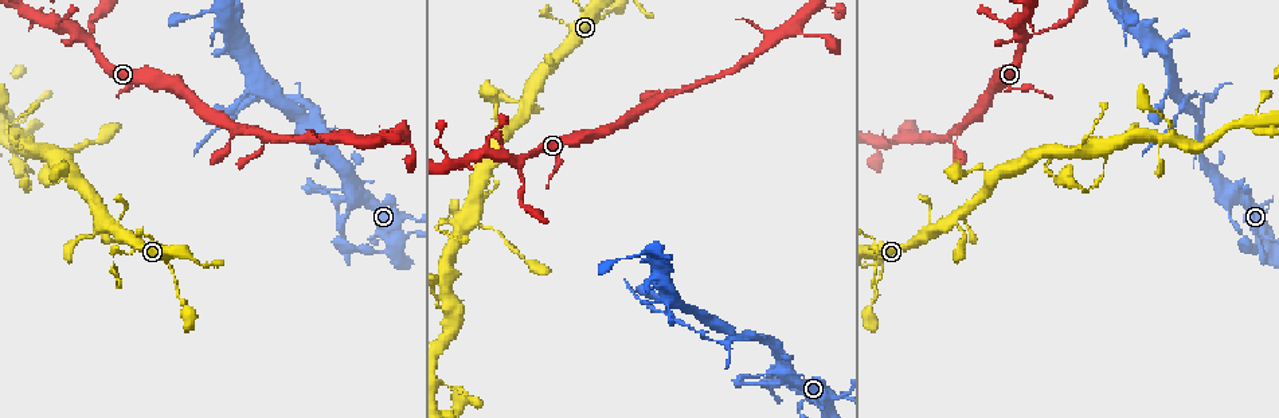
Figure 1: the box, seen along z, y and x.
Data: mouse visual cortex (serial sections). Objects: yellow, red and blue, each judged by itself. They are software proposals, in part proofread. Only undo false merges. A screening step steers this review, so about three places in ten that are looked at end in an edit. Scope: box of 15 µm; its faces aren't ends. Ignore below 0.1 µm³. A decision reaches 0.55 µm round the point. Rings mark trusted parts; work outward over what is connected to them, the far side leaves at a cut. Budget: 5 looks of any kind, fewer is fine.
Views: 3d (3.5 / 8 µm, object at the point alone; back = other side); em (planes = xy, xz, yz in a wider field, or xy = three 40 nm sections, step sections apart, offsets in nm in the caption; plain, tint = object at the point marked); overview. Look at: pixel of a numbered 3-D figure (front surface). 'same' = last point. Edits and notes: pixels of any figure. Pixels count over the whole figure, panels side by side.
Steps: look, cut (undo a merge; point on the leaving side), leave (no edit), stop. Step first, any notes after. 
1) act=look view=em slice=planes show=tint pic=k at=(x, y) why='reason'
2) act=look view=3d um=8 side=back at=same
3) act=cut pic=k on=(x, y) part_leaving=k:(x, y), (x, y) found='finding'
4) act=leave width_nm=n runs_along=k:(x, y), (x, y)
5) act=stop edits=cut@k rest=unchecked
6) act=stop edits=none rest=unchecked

act=look view=3d um=3.5 side=back pic=1 at=(361, 197) why='branch point'

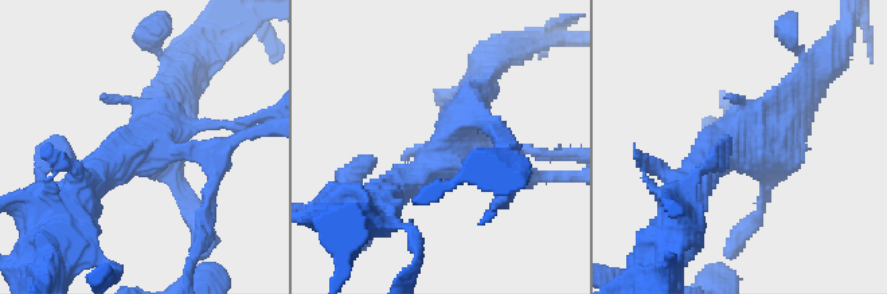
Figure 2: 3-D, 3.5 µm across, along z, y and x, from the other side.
act=look view=em slice=xy step=5 show=tint pic=2 at=(442, 156) why='need the tissue'

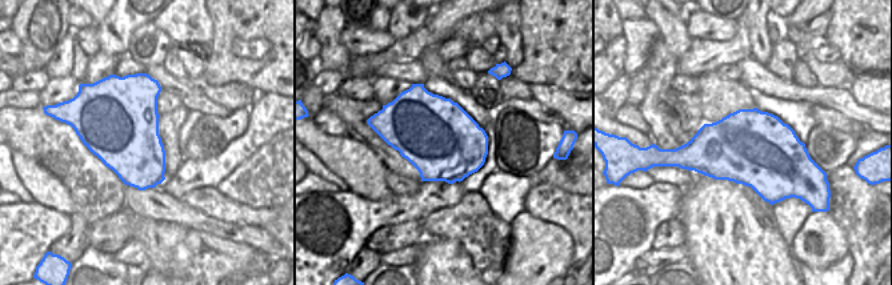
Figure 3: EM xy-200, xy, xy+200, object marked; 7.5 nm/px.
act=leave runs_along=2:(381, 198), (456, 149), (476, 94) found='one cell here'

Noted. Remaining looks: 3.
act=look view=em slice=xy step=3 show=tint pic=1 at=(316, 129) why='three arms meet'

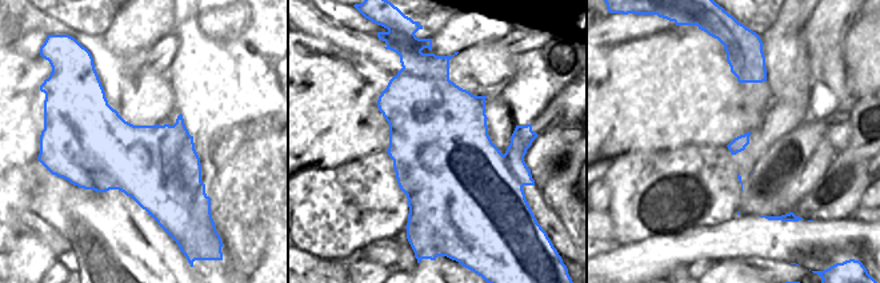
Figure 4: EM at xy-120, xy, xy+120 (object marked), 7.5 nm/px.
act=look view=3d um=3.5 at=same

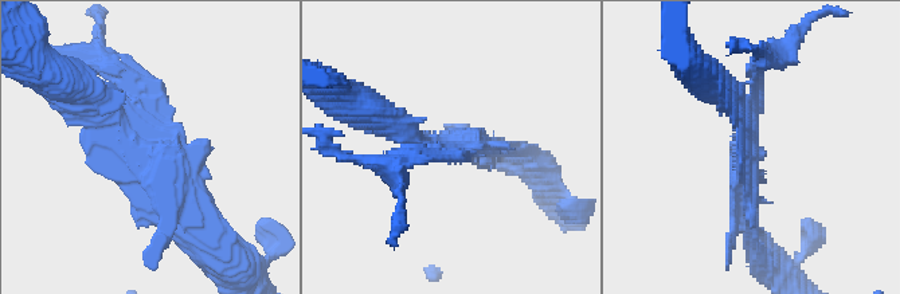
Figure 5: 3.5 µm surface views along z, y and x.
act=leave runs_along=5:(198, 222), (82, 90) found='one cell here'

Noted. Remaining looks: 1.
act=stop edits=none rest=unchecked

